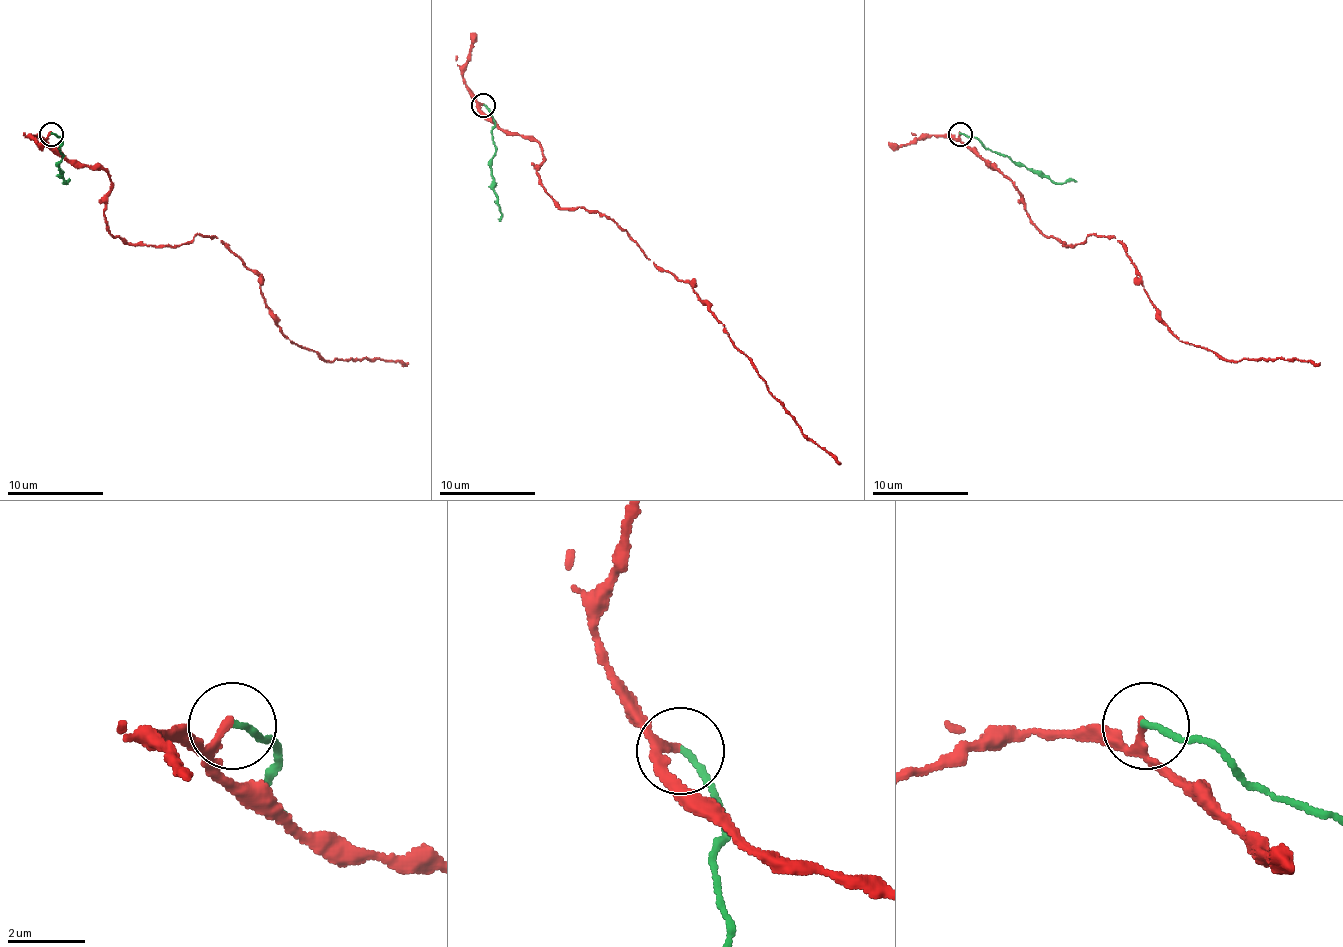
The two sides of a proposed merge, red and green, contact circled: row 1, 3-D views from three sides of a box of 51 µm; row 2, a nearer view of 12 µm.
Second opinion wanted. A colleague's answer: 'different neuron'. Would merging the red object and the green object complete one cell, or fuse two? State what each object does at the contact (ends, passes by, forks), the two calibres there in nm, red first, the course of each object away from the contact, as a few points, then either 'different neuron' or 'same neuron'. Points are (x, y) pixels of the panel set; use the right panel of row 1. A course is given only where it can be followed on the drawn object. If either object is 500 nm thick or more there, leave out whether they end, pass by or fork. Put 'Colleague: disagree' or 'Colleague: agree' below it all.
red passes by; green ends; calibres 150 and 170 nm; course red (961, 134), (1047, 235), (1069, 247), (1090, 235), (1114, 237), (1157, 316), (1184, 343), (1241, 362), (1320, 362); course green (961, 134), (1047, 175), (1054, 182), (1076, 182); different neuron
Colleague: agree

